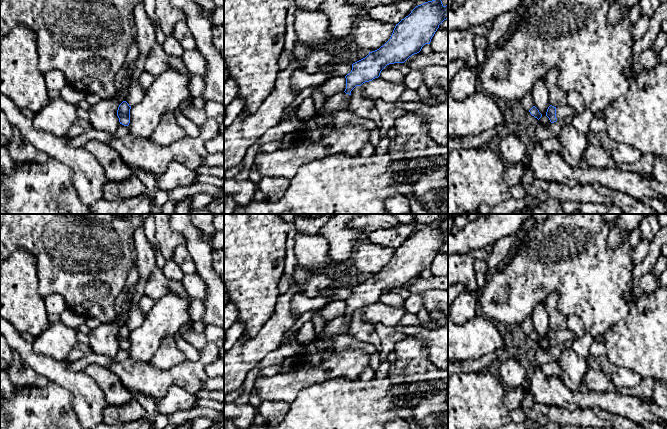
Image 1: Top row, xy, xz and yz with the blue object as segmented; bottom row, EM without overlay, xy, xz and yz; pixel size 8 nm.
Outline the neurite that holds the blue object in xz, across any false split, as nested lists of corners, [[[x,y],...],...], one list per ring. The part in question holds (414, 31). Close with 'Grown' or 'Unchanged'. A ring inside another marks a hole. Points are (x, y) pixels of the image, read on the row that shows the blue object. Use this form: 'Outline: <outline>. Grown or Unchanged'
Outline: [[[432,0],[416,6],[411,13],[396,24],[390,39],[379,49],[369,52],[369,54],[352,64],[352,70],[345,76],[345,93],[351,95],[351,91],[356,86],[361,86],[365,82],[372,81],[380,76],[381,71],[389,64],[404,63],[409,57],[421,51],[425,44],[430,44],[432,37],[439,28],[439,25],[448,18],[448,5],[444,6],[441,0]]]. Unchanged

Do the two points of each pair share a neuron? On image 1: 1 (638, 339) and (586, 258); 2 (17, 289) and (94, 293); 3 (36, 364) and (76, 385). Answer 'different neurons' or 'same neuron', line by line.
1: different neurons
2: different neurons
3: same neuron

